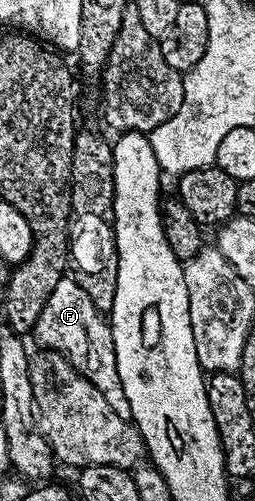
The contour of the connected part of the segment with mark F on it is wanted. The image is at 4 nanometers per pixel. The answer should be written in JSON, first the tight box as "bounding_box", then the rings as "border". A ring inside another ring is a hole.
{"bounding_box":[32,275,131,418],"border":[[[66,275],[55,284],[46,305],[39,312],[39,319],[35,323],[32,336],[37,336],[38,346],[54,353],[64,353],[65,358],[75,366],[111,403],[111,411],[115,415],[131,418],[131,403],[127,403],[127,394],[123,392],[123,383],[119,379],[119,367],[115,359],[113,346],[113,330],[110,322],[97,310],[95,303],[87,299],[87,291],[79,287],[72,276]]]}

